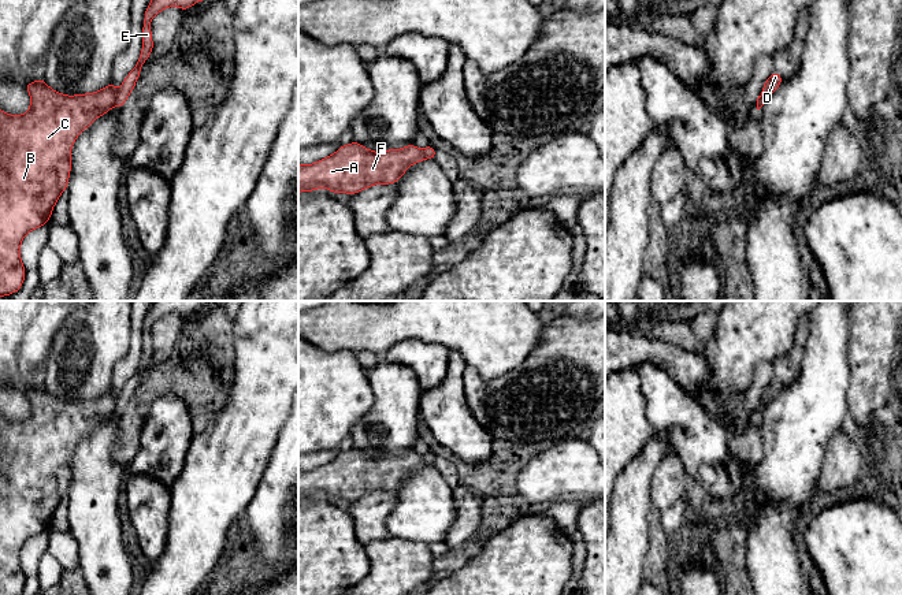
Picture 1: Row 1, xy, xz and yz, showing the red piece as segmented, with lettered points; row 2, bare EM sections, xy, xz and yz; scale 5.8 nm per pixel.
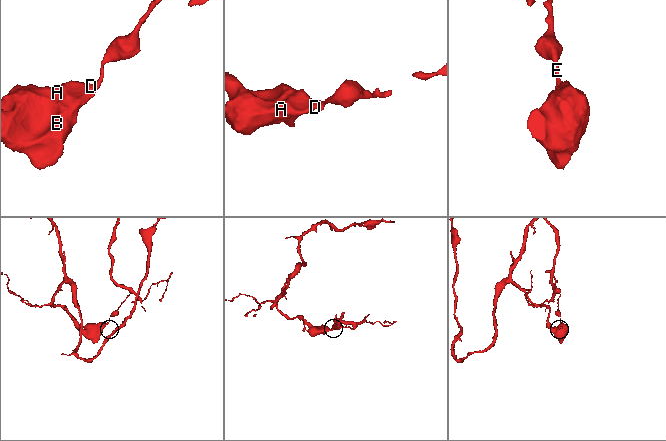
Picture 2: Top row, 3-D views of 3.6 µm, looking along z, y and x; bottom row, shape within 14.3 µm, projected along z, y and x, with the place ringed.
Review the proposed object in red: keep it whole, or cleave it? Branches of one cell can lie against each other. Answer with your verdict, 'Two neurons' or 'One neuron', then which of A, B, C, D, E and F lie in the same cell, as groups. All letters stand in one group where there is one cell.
Two neurons. Groups: A B C D F / E

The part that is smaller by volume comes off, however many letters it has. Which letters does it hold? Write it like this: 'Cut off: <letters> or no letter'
Cut off: E

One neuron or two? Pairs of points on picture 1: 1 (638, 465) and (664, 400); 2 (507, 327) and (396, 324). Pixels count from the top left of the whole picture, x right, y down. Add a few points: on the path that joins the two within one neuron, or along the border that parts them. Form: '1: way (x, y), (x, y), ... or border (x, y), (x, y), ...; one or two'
1: border (656, 431), (668, 441), (672, 449); two
2: way (479, 323), (423, 323); one

